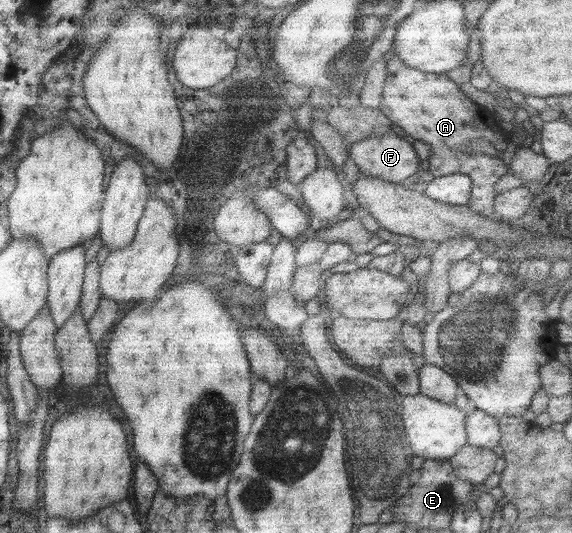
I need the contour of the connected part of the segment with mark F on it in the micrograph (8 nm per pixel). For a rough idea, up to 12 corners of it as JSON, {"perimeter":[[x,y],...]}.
{"perimeter":[[393,132],[347,151],[358,173],[402,184],[418,171],[412,144]]}

